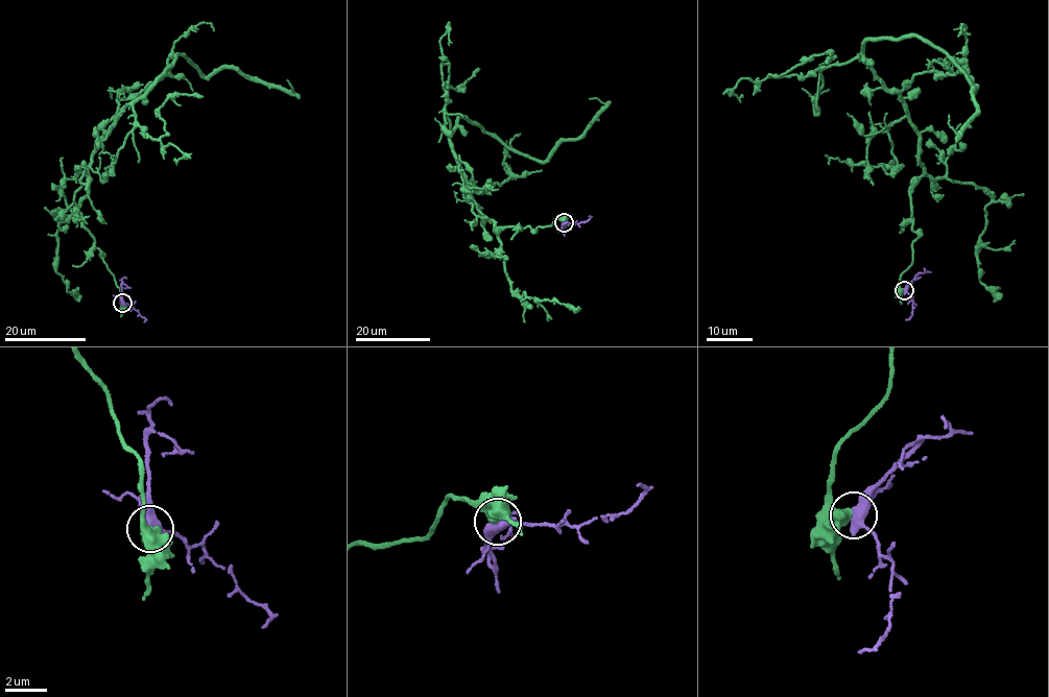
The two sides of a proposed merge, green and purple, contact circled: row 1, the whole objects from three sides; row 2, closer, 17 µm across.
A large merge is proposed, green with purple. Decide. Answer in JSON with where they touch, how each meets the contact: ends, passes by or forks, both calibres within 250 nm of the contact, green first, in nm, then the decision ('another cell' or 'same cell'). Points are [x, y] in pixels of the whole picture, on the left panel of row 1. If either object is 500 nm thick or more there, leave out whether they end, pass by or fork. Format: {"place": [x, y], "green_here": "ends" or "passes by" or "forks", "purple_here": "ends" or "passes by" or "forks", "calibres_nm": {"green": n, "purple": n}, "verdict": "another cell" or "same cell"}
{"place": [122, 303], "calibres_nm": {"green": 600, "purple": 500}, "verdict": "another cell"}

